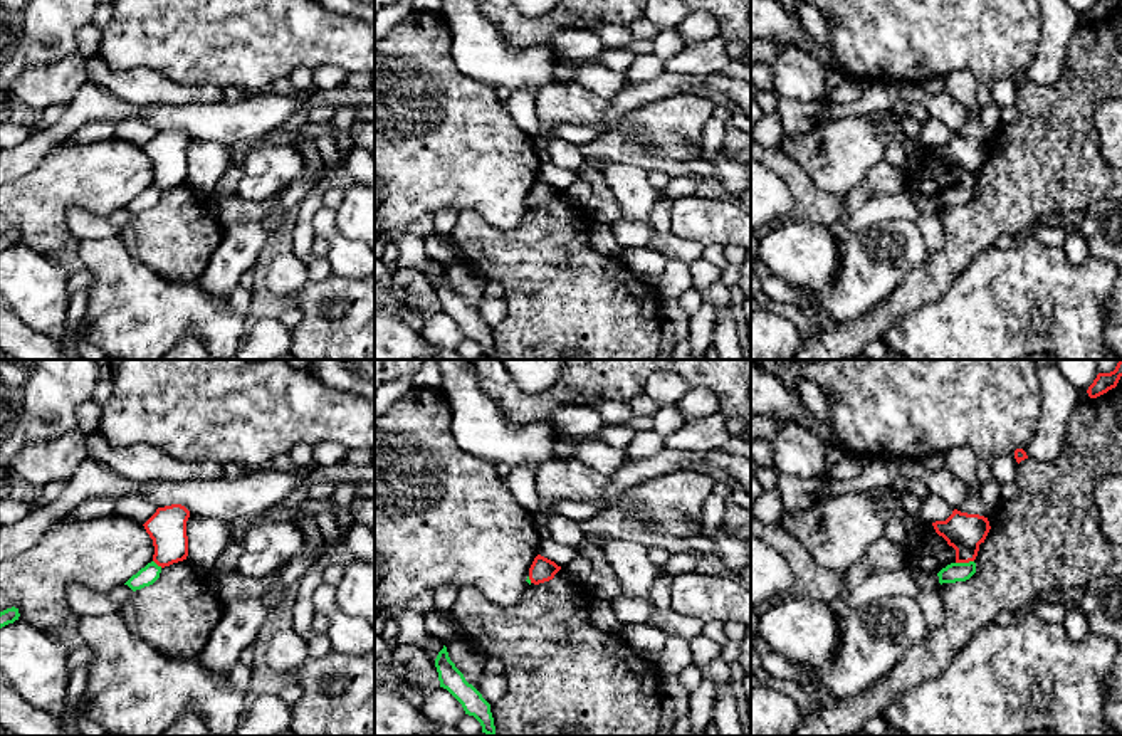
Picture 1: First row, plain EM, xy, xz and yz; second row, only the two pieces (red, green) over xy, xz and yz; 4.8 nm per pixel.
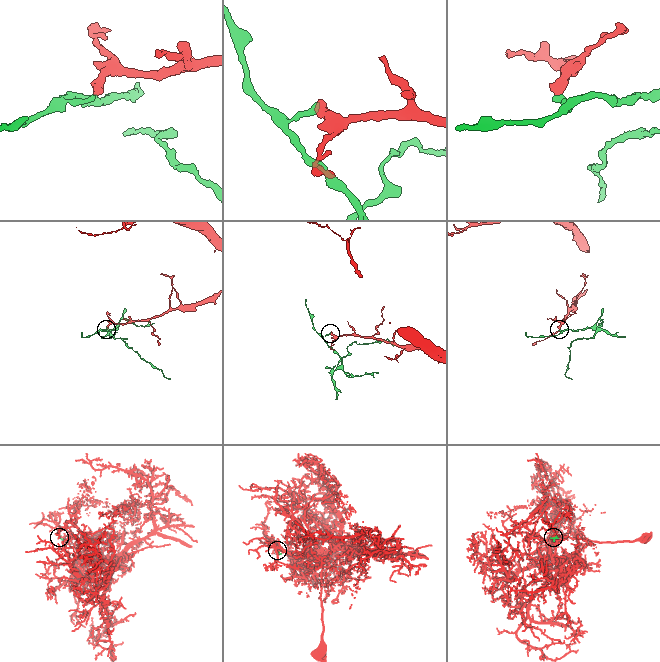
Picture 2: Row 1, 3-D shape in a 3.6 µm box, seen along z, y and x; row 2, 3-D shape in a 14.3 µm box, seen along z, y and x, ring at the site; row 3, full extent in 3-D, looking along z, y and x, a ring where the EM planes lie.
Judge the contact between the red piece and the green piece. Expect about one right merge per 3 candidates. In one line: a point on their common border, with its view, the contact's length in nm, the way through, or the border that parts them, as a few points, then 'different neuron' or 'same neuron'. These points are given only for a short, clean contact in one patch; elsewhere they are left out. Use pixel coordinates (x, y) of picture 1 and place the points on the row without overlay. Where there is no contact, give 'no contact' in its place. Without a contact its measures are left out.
yz (964, 185) | 90 nm | along yz (973, 184), (956, 187) | different neuron

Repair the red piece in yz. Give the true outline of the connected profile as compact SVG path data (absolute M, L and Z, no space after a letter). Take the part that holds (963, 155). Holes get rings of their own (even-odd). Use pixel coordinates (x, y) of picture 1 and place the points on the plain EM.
M957 133L946 145L936 145L932 150L956 173L956 187L974 185L979 168L991 153L988 141Z

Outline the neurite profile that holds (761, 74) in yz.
M752 64L751 66L751 82L758 89L773 91L773 71L769 64Z

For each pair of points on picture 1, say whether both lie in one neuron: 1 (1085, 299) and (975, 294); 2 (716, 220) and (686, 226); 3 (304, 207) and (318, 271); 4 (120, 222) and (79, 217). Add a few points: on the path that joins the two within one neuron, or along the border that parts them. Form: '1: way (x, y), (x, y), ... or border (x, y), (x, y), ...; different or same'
1: way (1059, 299), (1001, 298); same
2: way (709, 220), (692, 220); same
3: way (304, 222), (304, 252), (308, 256); same
4: way (110, 224), (89, 224); same

